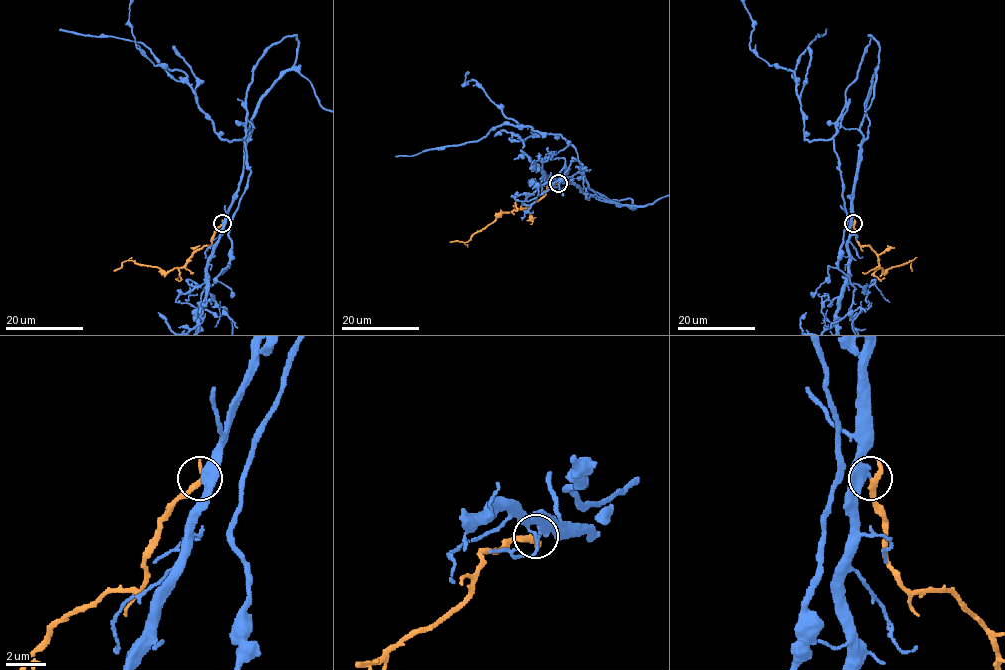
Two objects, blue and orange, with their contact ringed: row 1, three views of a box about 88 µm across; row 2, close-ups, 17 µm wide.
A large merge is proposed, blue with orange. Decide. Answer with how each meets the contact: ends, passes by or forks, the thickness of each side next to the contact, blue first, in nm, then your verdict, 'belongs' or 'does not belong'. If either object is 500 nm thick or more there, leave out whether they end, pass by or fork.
550 nm thick on the blue side, 360 nm on the other; does not belong

